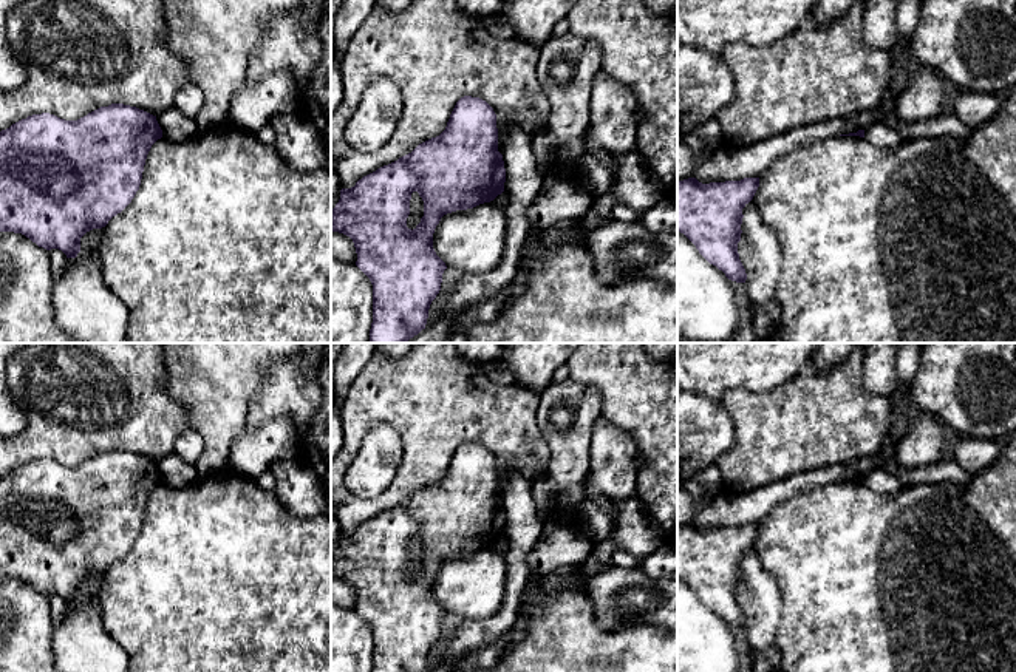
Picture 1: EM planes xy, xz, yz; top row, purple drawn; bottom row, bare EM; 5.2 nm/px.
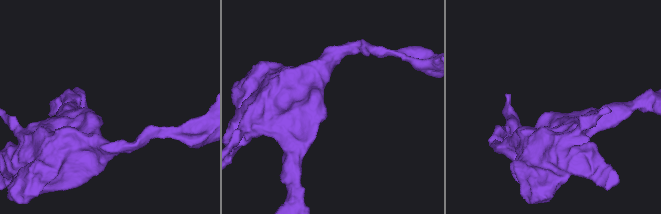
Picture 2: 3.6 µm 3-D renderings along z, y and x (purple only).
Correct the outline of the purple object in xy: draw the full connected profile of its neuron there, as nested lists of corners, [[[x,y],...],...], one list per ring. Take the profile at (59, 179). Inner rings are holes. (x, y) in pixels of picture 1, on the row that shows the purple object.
[[[111,104],[101,107],[77,120],[65,120],[49,113],[32,114],[12,124],[9,128],[0,131],[0,232],[22,233],[46,250],[59,249],[66,258],[76,258],[80,252],[80,238],[93,230],[102,229],[108,221],[121,213],[135,198],[139,190],[142,171],[147,154],[152,145],[162,137],[162,130],[156,116],[124,104]]]

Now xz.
[[[461,97],[447,122],[445,130],[397,161],[363,176],[351,188],[340,190],[340,199],[331,210],[331,230],[349,236],[354,243],[356,266],[373,284],[373,323],[368,343],[407,343],[425,329],[431,301],[441,290],[445,263],[433,249],[433,233],[441,218],[456,210],[473,209],[493,201],[504,192],[506,168],[498,151],[498,128],[493,108],[479,97]],[[418,192],[424,201],[424,216],[411,230],[407,227],[411,193]]]

